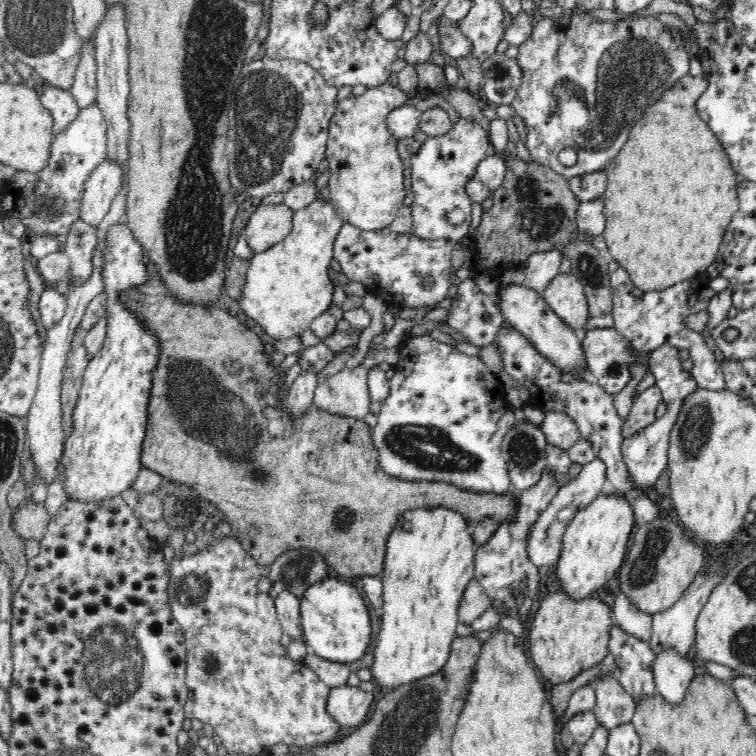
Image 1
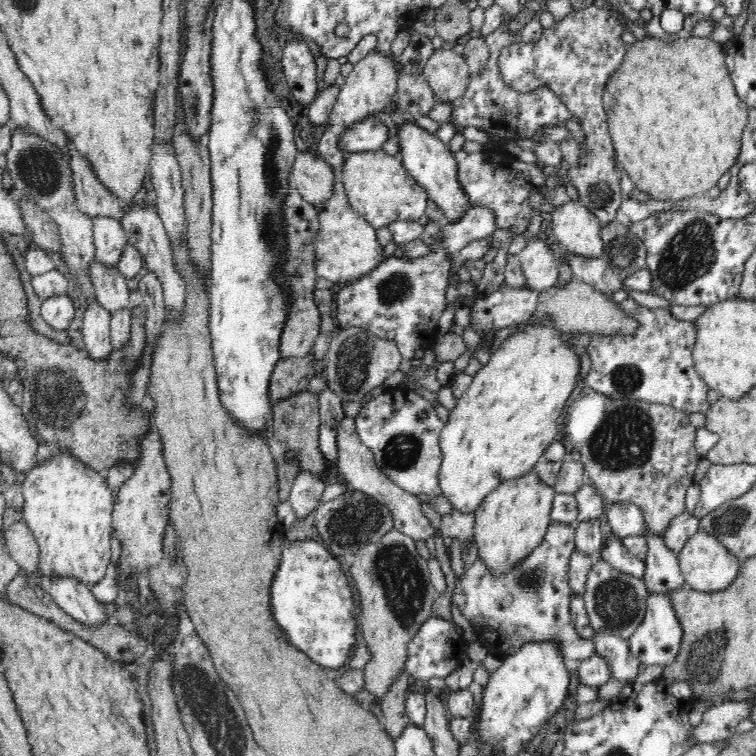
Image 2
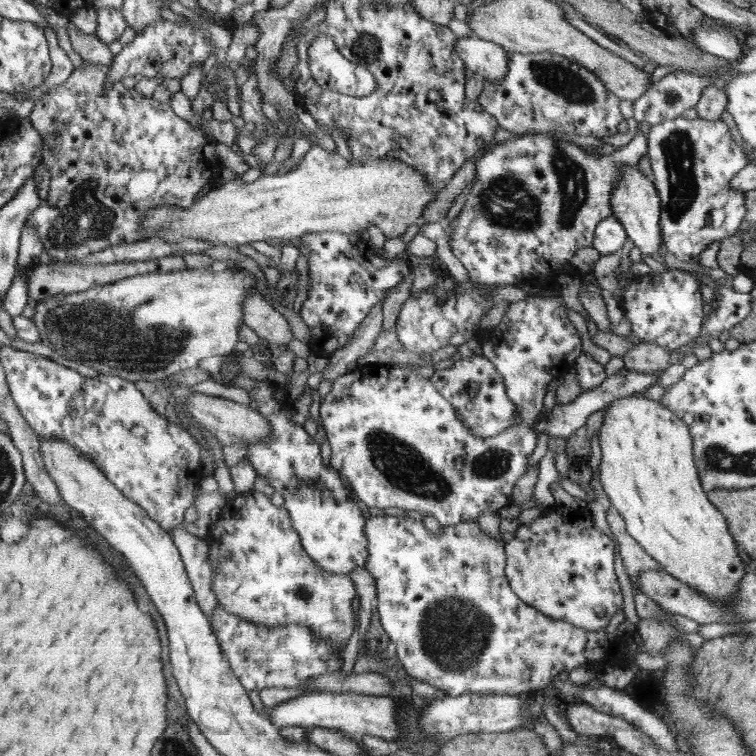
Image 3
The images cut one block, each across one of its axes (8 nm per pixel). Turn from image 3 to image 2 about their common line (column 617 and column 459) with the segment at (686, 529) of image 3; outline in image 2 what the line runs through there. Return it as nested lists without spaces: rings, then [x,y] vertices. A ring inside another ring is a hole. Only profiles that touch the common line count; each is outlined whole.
[[[551,324],[526,326],[522,332],[510,336],[491,356],[490,362],[473,376],[468,391],[457,399],[454,410],[450,410],[448,420],[439,434],[441,463],[438,487],[453,511],[460,514],[475,513],[484,498],[494,490],[509,481],[526,477],[533,470],[534,465],[542,460],[548,446],[559,438],[556,421],[574,390],[578,374],[580,354],[560,341],[557,330]]]

